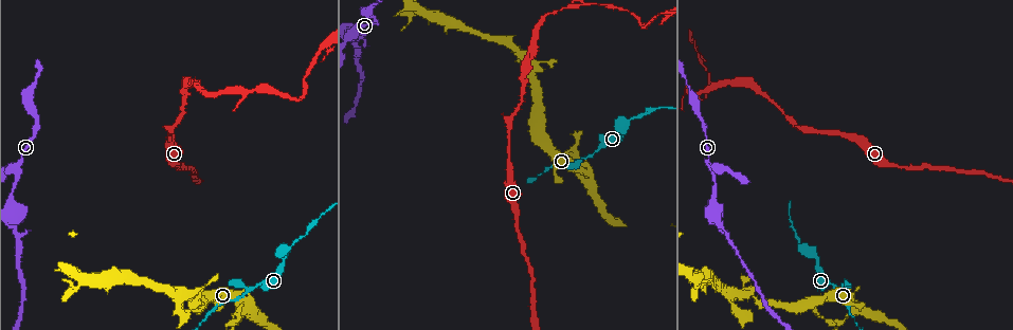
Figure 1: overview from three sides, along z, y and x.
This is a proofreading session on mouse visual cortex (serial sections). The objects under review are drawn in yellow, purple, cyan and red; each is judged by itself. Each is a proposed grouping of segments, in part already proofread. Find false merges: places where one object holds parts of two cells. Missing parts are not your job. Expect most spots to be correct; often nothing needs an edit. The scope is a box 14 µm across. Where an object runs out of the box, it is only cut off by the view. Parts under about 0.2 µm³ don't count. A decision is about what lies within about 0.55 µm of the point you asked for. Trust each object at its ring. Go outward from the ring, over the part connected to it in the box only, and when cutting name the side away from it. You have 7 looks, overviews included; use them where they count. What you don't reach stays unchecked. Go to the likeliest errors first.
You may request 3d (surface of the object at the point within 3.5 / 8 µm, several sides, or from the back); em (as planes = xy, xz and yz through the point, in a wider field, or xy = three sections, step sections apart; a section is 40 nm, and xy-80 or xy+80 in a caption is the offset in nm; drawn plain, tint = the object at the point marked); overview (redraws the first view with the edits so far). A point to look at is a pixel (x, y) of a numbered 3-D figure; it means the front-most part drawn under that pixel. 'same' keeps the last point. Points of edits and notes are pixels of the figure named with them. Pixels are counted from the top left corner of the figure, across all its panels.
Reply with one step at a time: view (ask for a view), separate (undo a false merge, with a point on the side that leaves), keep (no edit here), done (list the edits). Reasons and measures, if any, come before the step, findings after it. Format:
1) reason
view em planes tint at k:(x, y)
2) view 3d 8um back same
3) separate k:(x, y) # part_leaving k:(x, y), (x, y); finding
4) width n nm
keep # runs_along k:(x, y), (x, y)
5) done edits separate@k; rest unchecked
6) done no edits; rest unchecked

calibre changes
view 3d 3.5um at 1:(834, 287)

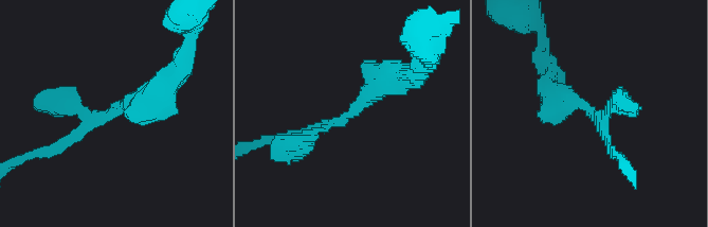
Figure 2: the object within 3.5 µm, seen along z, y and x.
view em planes tint at 2:(595, 118)

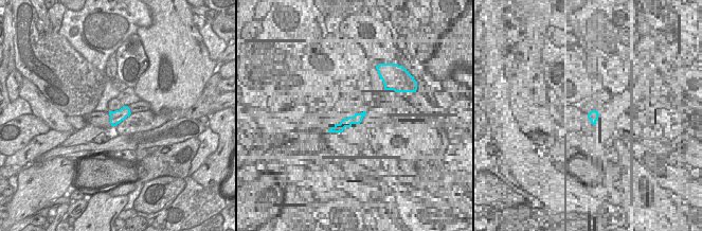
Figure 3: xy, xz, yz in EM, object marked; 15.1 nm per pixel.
keep # runs_along 2:(161, 93), (96, 117), (51, 153); all the same cell

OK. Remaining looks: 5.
three-way junction
view 3d 3.5um at 1:(715, 171)

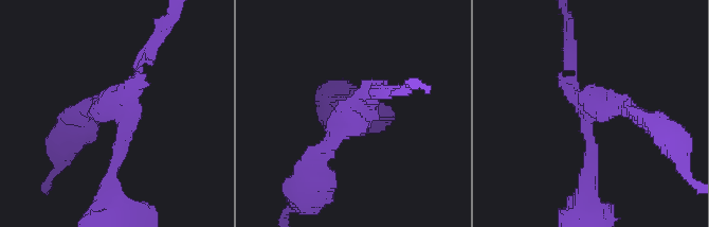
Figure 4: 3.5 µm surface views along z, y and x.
arms 3; arm_widths 200, 200, 200 nm
view em xy step 5 tint at 4:(579, 104)

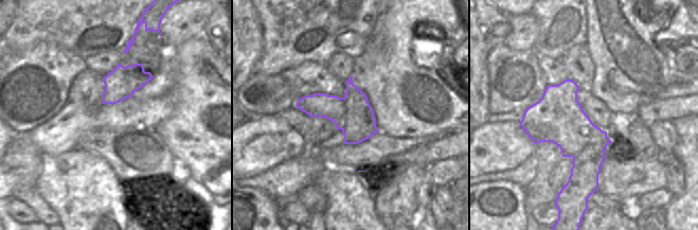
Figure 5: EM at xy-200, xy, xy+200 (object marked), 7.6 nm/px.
separate 4:(610, 109) # border 5:(603, 131), (573, 157); a second cell is stuck on

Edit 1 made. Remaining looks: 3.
abrupt turn
view 3d 8um at 1:(304, 94)

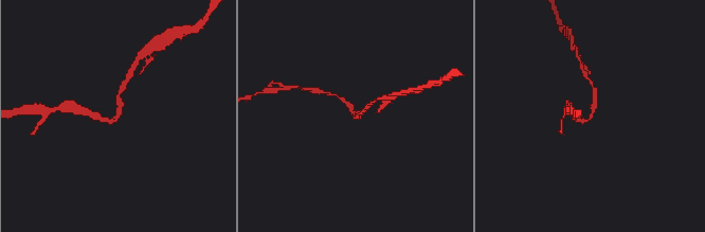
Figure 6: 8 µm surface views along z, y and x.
arm_widths 150, 200 nm; need the tissue
view em planes tint at 6:(592, 114)

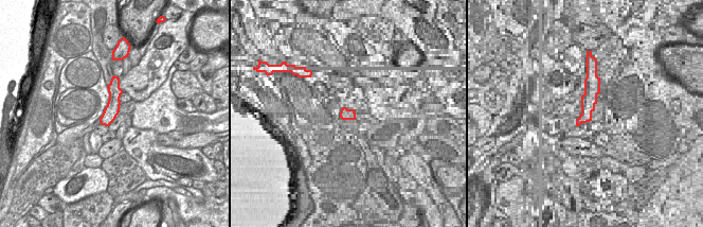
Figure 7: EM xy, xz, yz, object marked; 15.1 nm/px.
keep # runs_along 6:(96, 118), (115, 119), (122, 86); all the same cell

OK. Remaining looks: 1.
done edits separate@4; rest unchecked

